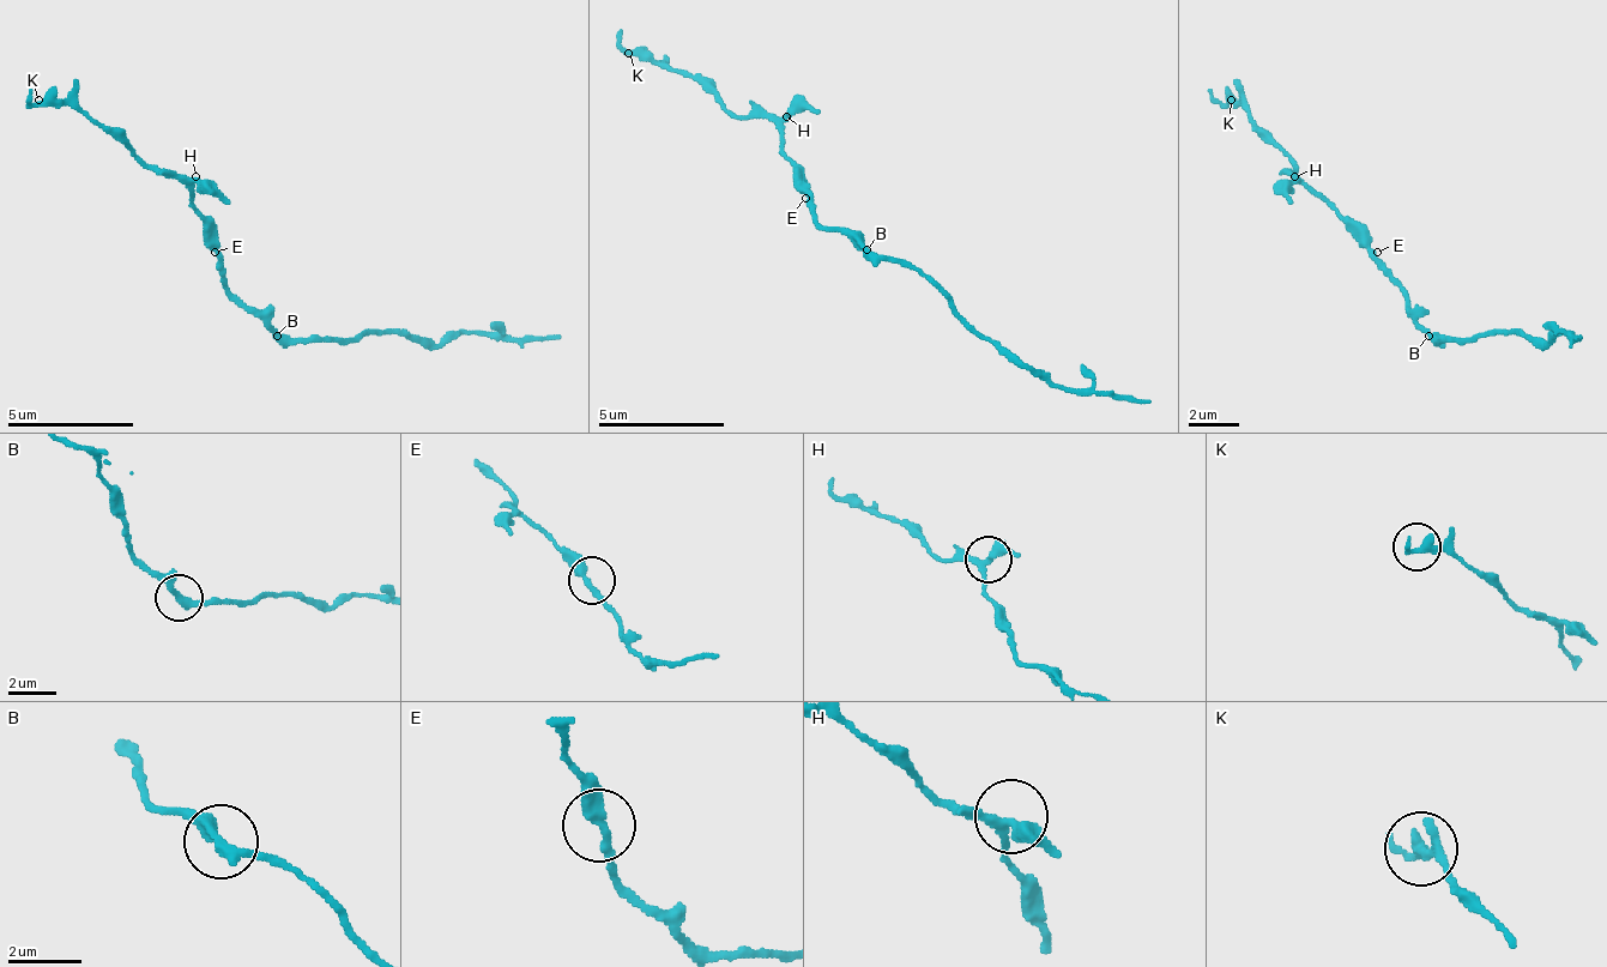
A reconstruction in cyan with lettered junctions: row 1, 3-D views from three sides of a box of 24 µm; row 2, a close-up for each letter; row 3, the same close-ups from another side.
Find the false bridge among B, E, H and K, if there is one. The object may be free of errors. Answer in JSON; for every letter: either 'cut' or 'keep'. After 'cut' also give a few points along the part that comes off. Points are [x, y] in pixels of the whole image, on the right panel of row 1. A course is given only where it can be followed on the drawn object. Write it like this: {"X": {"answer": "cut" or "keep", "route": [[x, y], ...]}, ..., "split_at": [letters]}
{"B": {"answer": "keep"}, "E": {"answer": "keep"}, "H": {"answer": "keep"}, "K": {"answer": "keep"}, "split_at": []}

